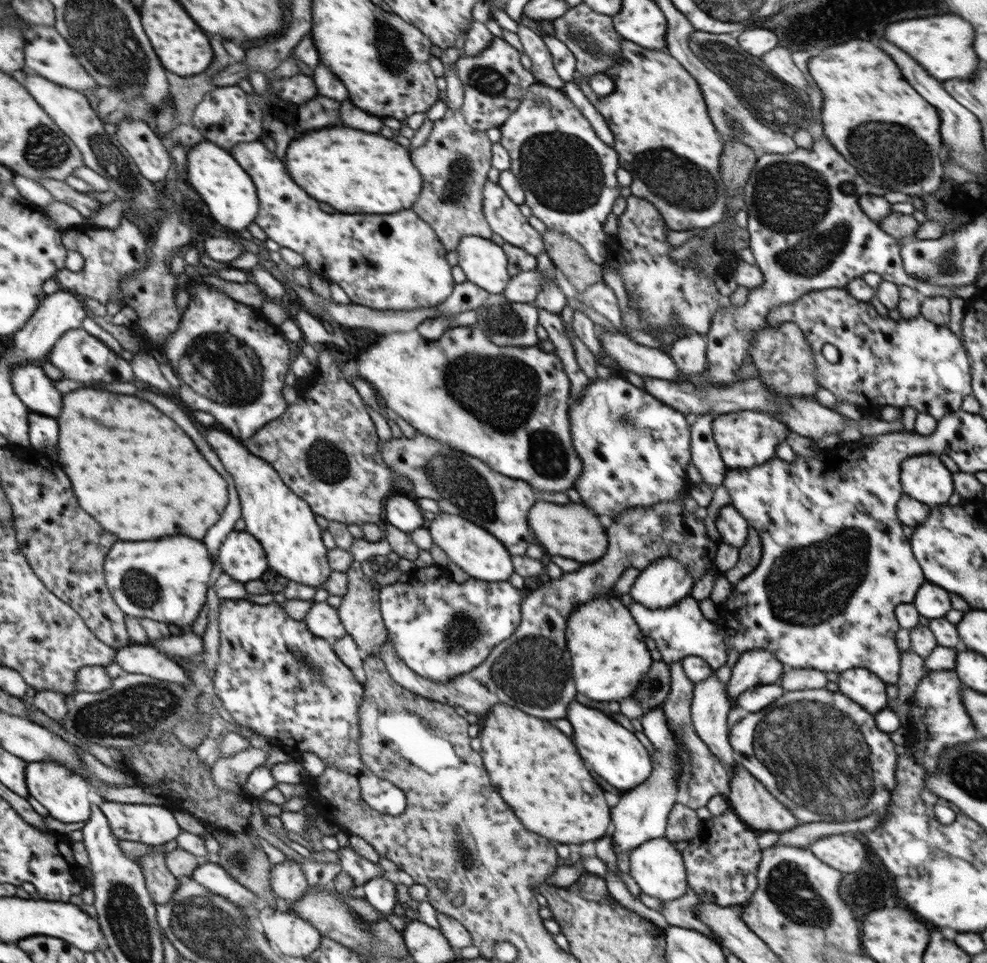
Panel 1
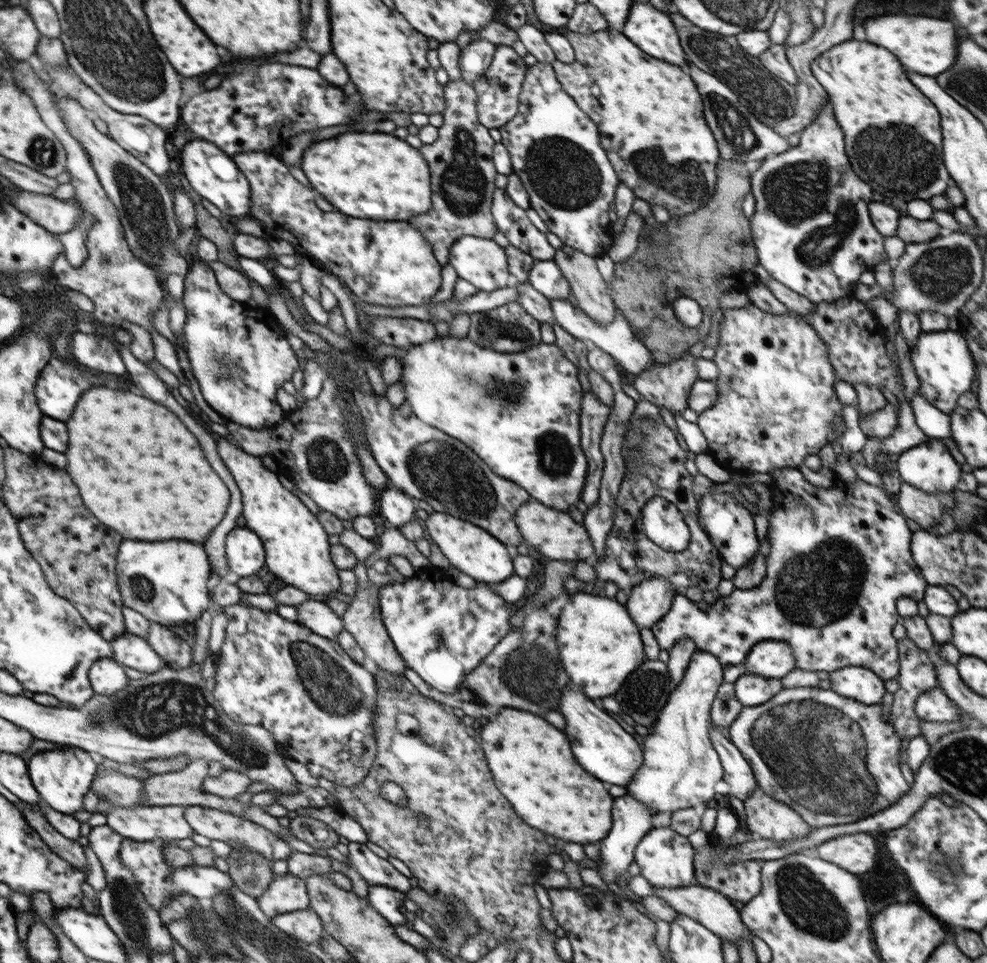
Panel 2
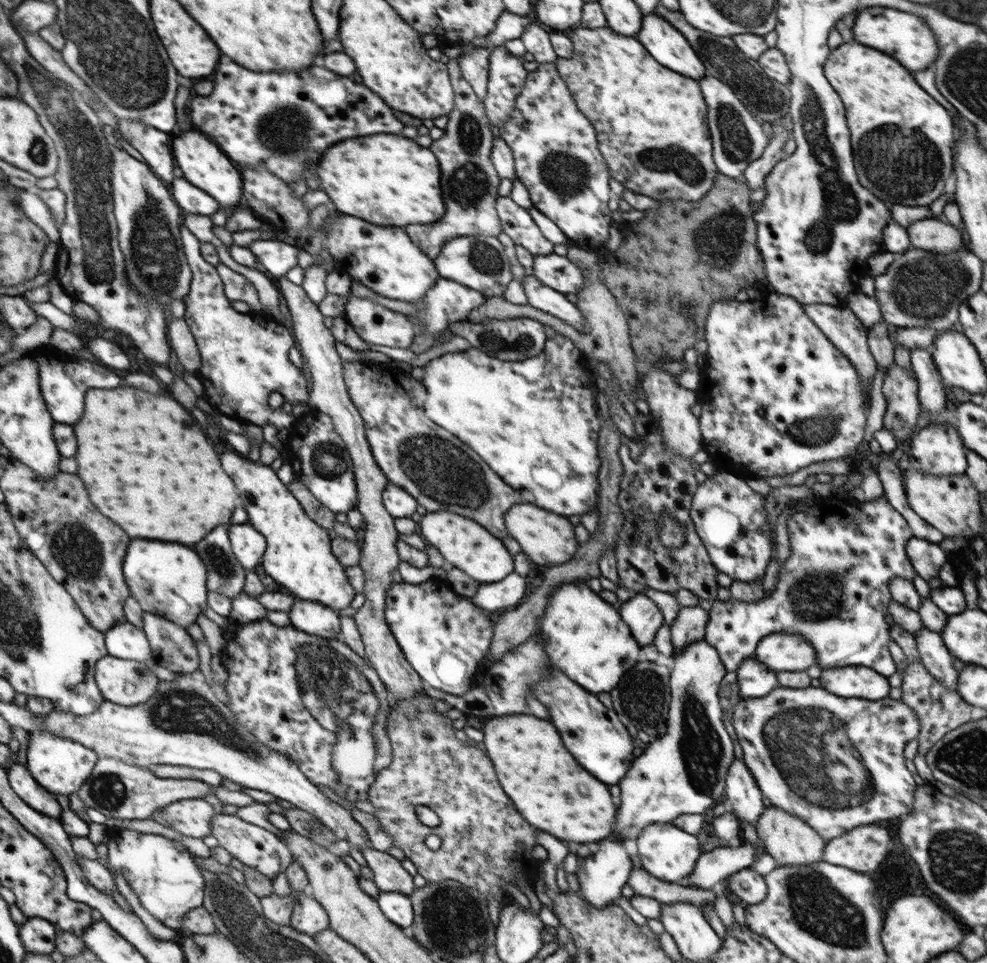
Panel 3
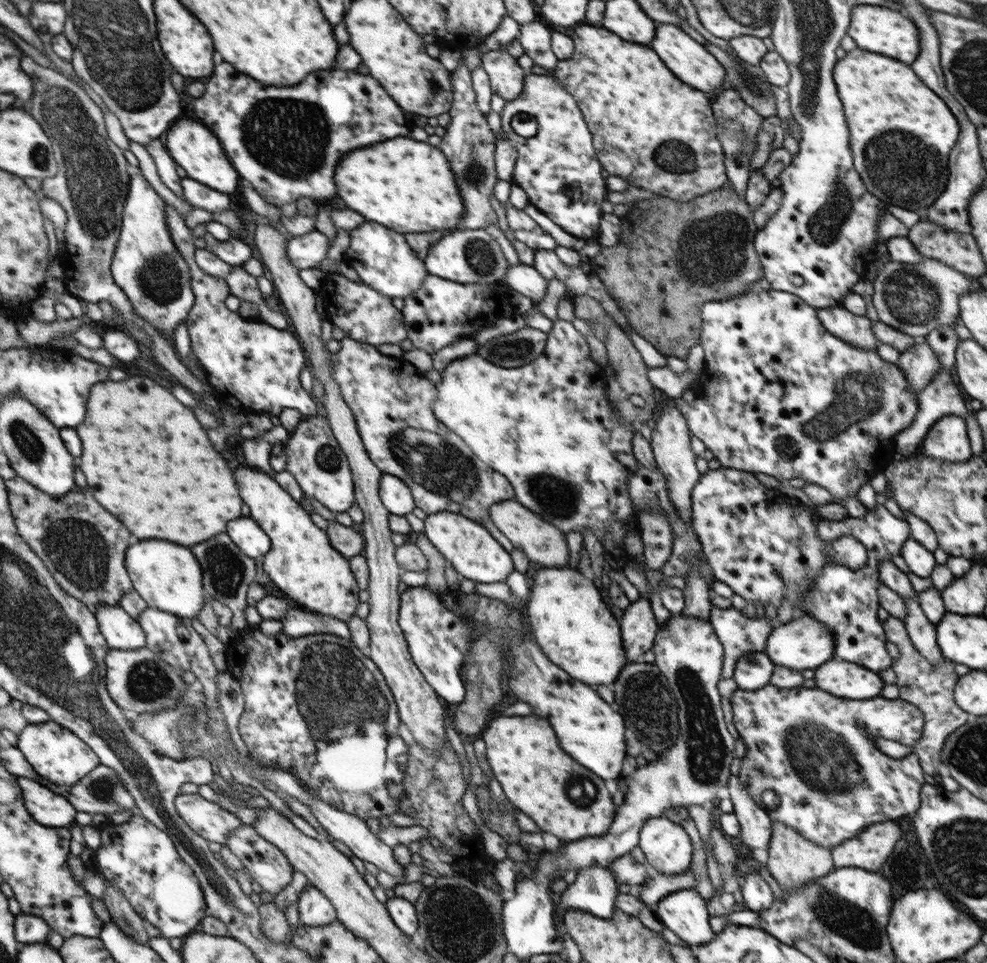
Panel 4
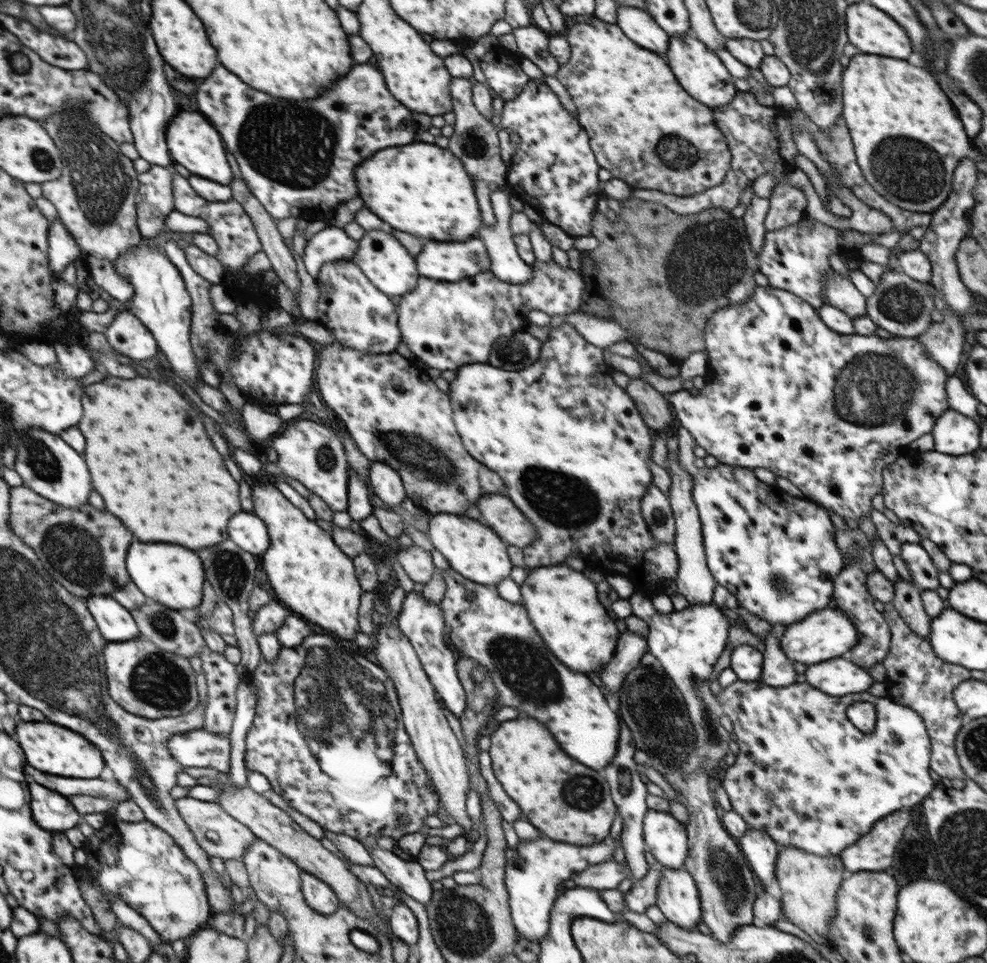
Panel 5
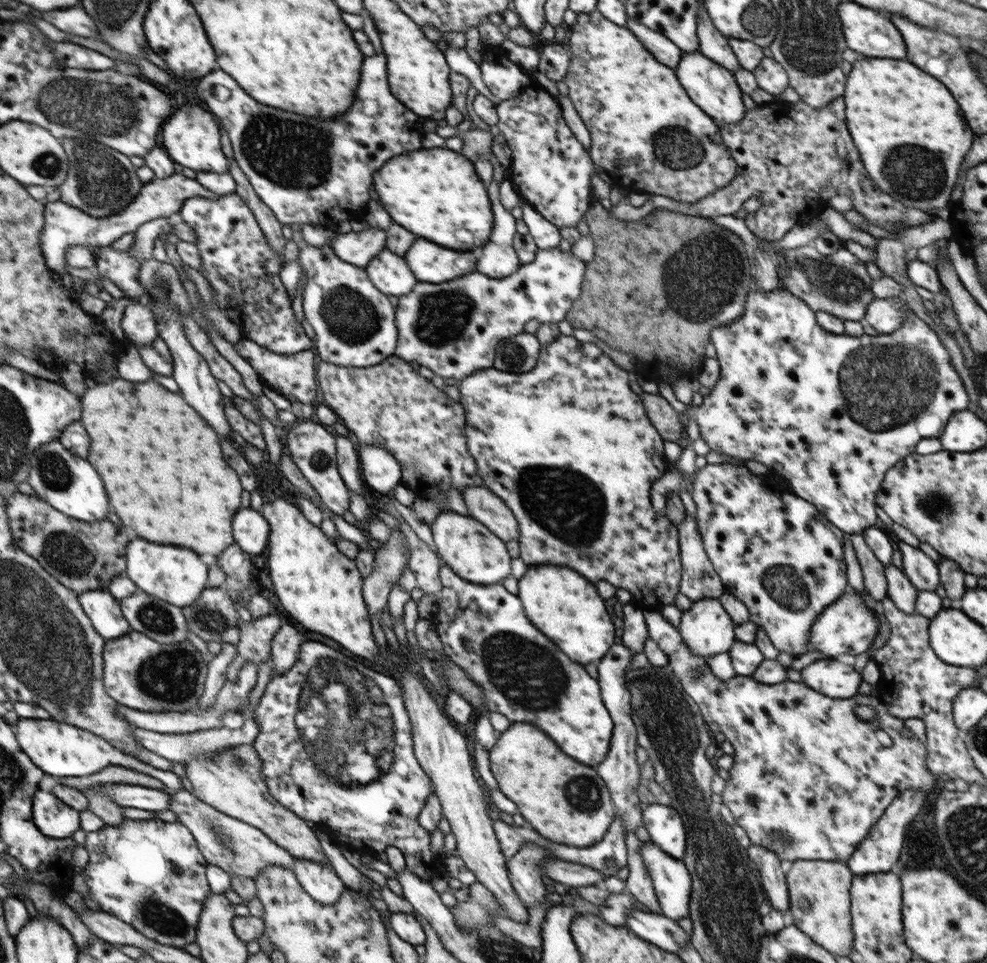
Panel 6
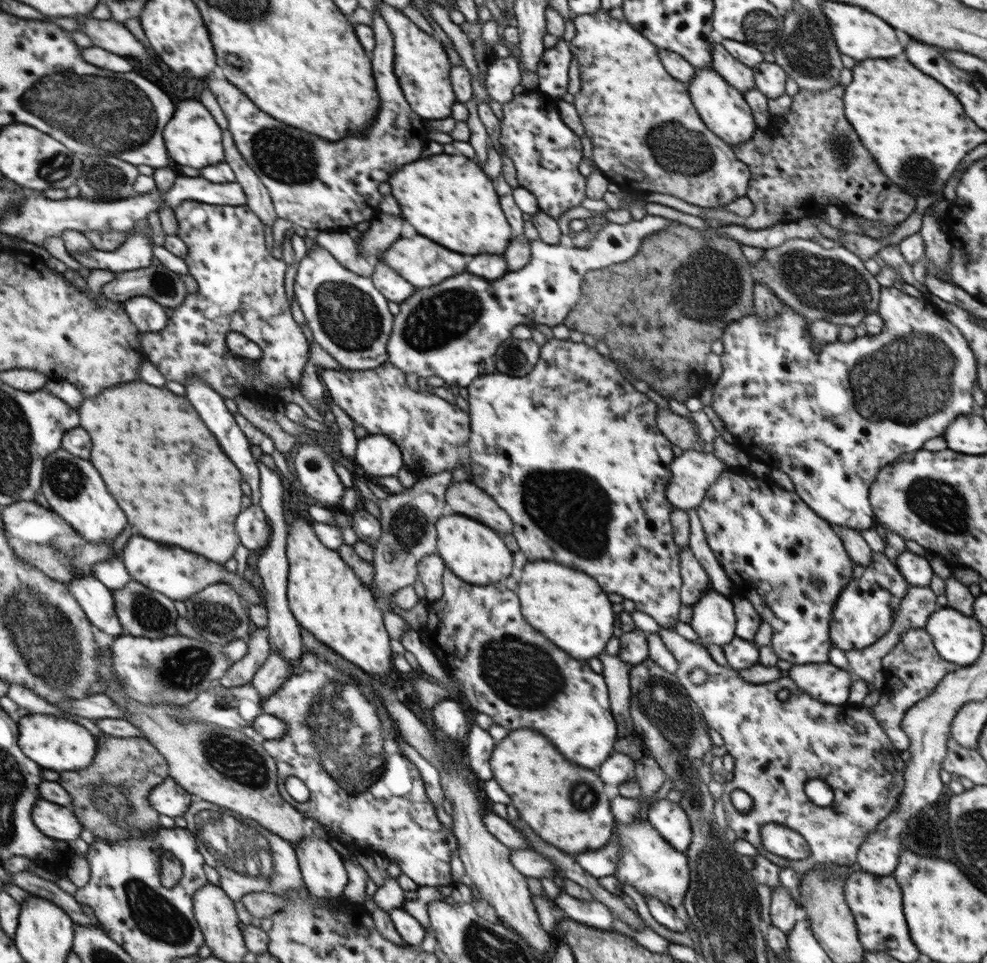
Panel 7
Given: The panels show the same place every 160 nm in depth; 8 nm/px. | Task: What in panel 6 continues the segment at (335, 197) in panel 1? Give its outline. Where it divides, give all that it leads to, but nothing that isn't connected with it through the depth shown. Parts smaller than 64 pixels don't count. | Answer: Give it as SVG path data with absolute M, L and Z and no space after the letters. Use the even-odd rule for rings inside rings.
M444 148L418 150L392 158L376 172L374 188L392 220L412 234L450 250L472 250L484 246L494 226L492 204L474 164Z

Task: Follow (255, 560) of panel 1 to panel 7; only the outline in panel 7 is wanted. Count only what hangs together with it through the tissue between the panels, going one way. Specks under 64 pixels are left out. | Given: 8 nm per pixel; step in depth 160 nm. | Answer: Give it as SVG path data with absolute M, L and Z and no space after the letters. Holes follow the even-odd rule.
M250 505L244 509L244 514L240 514L240 538L248 550L265 548L271 537L271 527L266 521L265 512L258 505Z

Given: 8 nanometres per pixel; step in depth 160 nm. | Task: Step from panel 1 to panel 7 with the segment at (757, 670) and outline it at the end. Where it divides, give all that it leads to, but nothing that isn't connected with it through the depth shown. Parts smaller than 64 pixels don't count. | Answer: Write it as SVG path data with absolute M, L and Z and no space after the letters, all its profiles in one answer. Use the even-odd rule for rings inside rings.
M852 578L844 587L832 611L830 627L831 646L840 650L861 649L875 644L893 624L891 605L892 594L889 590L861 578Z

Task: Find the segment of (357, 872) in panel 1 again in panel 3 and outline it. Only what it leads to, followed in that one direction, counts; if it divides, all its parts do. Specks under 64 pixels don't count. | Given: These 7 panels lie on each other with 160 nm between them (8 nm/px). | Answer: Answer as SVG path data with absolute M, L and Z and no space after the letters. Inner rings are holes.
M374 848L358 849L362 852L368 868L372 869L374 881L380 892L396 892L412 895L415 890L413 877L387 852L379 852Z

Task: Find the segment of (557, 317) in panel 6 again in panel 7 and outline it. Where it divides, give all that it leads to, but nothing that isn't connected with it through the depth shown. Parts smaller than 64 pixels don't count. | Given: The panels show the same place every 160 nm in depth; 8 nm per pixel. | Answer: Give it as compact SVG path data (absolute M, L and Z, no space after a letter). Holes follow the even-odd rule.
M647 215L640 220L633 220L624 225L617 223L606 223L596 234L595 237L589 242L587 247L566 247L560 244L550 244L543 243L539 238L535 241L531 241L531 259L530 262L520 270L514 272L508 271L506 274L503 274L499 279L496 280L482 280L480 276L474 276L474 274L458 274L458 276L452 276L452 278L446 278L444 282L440 282L438 286L432 286L432 288L422 288L422 290L416 290L408 300L399 303L400 312L394 315L393 318L393 330L390 334L390 338L387 344L388 350L388 361L400 369L404 374L417 374L419 378L426 378L430 376L436 376L441 378L446 383L446 386L457 385L458 388L467 388L468 385L472 384L472 381L478 377L482 377L488 374L493 374L496 372L496 358L498 348L512 336L512 330L515 326L526 325L526 324L537 324L540 328L548 330L552 326L558 326L562 324L563 320L568 316L570 309L577 303L579 296L581 295L581 284L583 281L583 276L592 269L601 269L618 262L624 262L630 260L641 247L641 243L644 241L644 238L649 234L658 232L664 228L667 228L667 225L671 222L670 219L666 219L662 216Z

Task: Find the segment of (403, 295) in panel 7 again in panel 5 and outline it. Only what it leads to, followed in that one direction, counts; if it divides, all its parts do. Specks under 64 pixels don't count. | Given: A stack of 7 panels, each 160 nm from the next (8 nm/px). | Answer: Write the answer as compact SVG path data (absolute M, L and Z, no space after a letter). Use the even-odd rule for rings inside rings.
M368 230L359 240L358 250L351 261L363 270L365 276L378 290L390 297L402 296L417 285L420 276L414 258L414 255L410 254L390 232Z

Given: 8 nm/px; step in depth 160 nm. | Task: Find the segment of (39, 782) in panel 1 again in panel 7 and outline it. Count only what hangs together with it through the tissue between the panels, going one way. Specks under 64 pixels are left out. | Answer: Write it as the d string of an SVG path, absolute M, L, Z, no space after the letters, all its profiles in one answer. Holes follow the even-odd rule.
M29 713L21 717L17 725L20 730L18 746L24 750L24 754L30 760L34 760L42 768L56 770L56 772L75 771L86 768L95 758L96 738L79 722L74 722L68 717Z

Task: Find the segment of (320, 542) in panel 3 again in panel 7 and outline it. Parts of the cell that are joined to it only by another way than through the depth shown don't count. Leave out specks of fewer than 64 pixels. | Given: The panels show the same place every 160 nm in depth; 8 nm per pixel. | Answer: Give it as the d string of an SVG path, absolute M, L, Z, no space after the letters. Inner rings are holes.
M304 514L289 526L286 554L289 560L287 601L294 619L320 642L369 675L388 674L394 658L391 638L372 590L359 581L337 550L320 543L312 522Z

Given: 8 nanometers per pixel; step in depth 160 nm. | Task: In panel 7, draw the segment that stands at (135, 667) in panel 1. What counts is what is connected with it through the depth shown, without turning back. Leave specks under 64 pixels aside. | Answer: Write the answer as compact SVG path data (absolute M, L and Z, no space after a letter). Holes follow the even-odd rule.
M76 575L66 585L96 628L112 636L123 634L123 625L115 610L114 592L95 575Z

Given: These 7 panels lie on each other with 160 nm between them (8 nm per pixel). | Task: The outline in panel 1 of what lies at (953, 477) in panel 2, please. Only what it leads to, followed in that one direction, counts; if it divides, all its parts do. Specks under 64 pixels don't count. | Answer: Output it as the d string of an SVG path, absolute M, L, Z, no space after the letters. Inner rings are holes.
M918 453L901 464L900 490L924 504L944 505L955 492L952 474L938 456Z

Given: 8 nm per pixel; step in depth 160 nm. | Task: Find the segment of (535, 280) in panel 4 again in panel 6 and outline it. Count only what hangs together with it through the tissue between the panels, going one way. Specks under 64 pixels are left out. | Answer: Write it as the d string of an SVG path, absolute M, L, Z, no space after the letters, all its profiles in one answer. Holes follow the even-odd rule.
M496 180L490 182L488 196L492 198L496 224L490 242L482 248L482 252L477 252L477 270L490 278L500 279L516 272L522 265L513 247L513 238L517 233L516 219L500 204L499 183Z

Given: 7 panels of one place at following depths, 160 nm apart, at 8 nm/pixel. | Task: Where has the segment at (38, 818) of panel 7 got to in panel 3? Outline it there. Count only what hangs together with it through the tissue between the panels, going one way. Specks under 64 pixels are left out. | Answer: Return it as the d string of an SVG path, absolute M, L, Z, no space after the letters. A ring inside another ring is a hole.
M13 763L7 769L8 780L13 791L36 812L60 819L62 807L56 797L40 785L24 765Z

